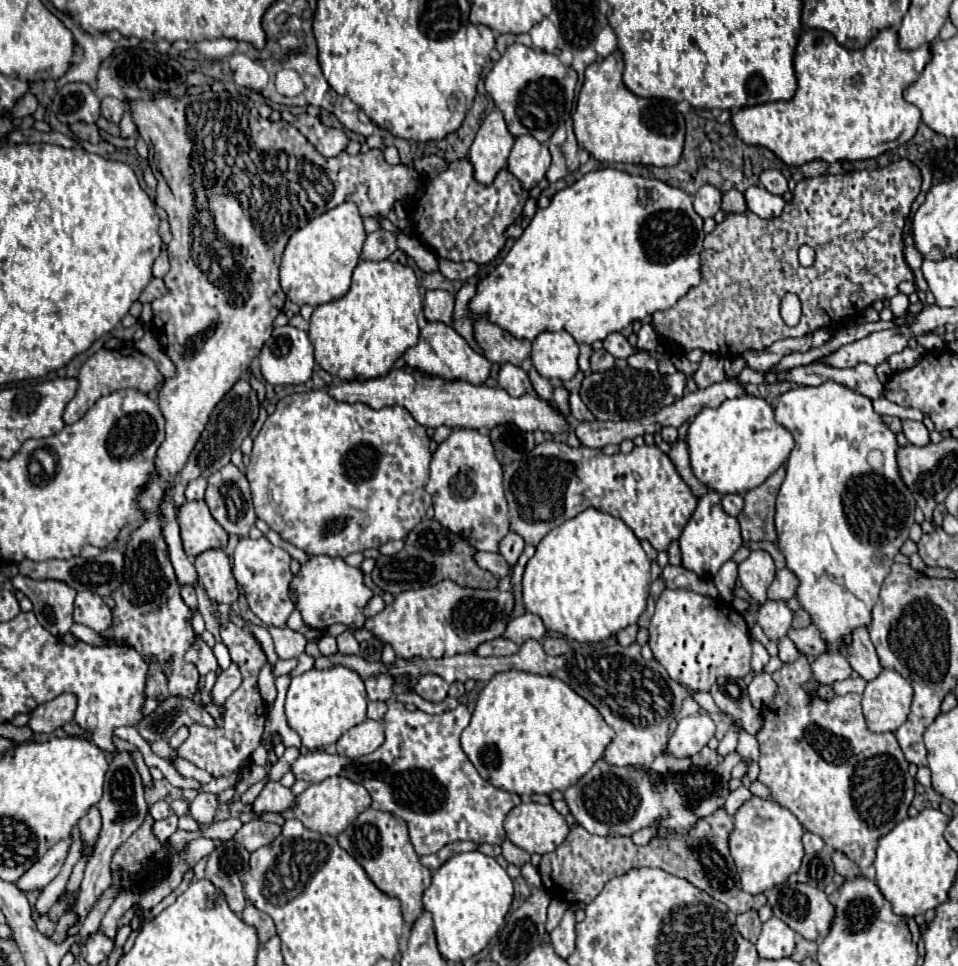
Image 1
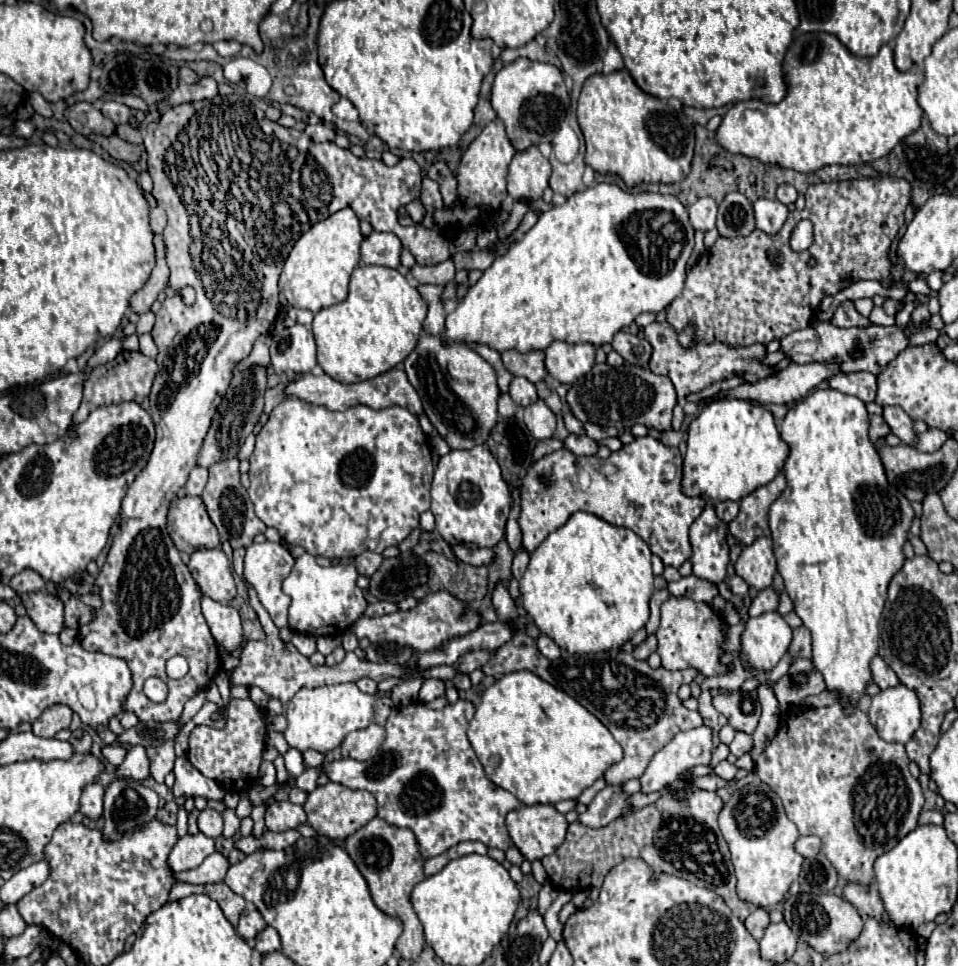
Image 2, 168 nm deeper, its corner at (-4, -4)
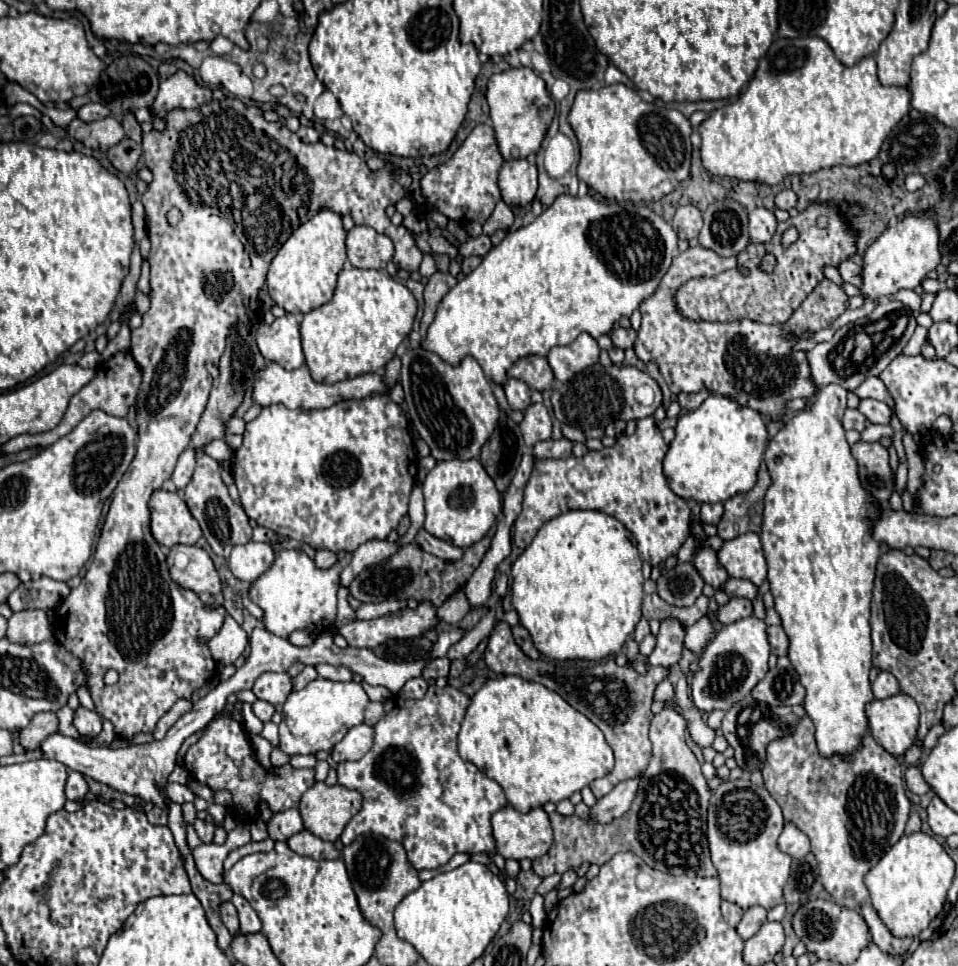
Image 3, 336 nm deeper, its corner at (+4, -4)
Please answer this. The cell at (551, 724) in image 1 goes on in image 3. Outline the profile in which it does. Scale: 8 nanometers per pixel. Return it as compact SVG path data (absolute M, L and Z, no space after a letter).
M499 676L487 680L473 696L459 732L459 754L463 760L473 762L487 778L495 780L509 804L519 812L543 806L545 802L561 802L593 780L605 776L613 768L613 750L603 732L579 710L569 706L557 692L547 690L537 682L521 676Z

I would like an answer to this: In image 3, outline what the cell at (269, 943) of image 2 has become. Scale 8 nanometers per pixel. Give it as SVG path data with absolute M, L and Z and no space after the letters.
M233 894L231 902L235 904L237 912L239 912L239 920L241 920L241 934L249 936L249 934L259 934L261 932L261 920L259 916L255 914L255 910L249 906L249 902L239 896L239 894Z

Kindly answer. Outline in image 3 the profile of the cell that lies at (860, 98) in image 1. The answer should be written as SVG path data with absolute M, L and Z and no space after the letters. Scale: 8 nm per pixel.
M775 38L767 54L759 60L755 78L745 92L733 104L715 110L699 126L701 160L711 174L765 184L779 184L789 174L811 174L837 164L859 166L879 154L889 130L897 126L909 108L909 88L883 86L877 78L877 62L873 56L863 58L855 66L845 66L835 58L823 38Z

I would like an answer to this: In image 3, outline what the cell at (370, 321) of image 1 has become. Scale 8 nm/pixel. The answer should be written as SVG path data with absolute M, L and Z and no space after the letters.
M343 268L331 302L305 314L301 322L301 344L313 380L333 384L385 368L411 332L415 314L415 296L387 272Z

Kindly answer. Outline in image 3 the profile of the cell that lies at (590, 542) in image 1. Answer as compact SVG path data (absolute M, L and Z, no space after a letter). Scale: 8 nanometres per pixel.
M571 510L549 520L533 538L511 570L513 608L519 614L521 626L529 630L541 654L553 660L601 660L621 650L623 642L633 634L641 618L643 574L637 546L625 526L595 510Z

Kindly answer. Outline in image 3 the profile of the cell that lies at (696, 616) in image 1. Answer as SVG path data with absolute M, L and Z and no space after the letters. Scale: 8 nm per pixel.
M677 618L661 620L657 634L657 646L649 656L651 666L673 666L681 660L685 640L685 626Z

